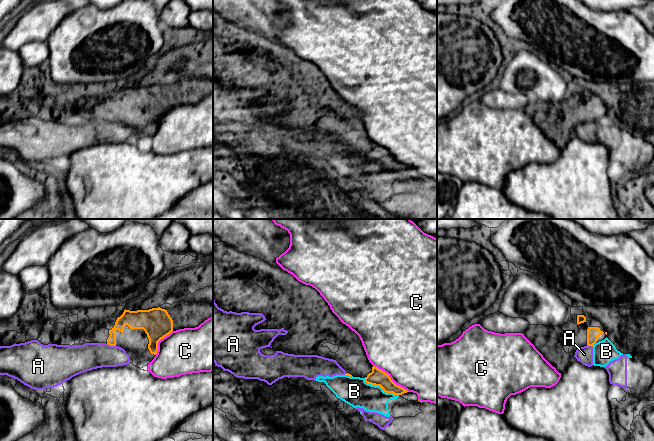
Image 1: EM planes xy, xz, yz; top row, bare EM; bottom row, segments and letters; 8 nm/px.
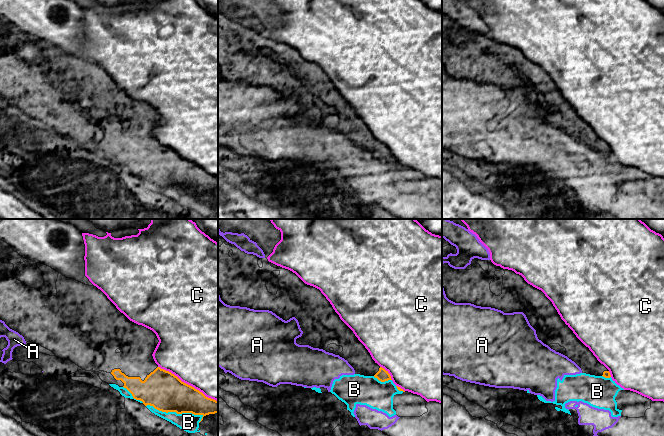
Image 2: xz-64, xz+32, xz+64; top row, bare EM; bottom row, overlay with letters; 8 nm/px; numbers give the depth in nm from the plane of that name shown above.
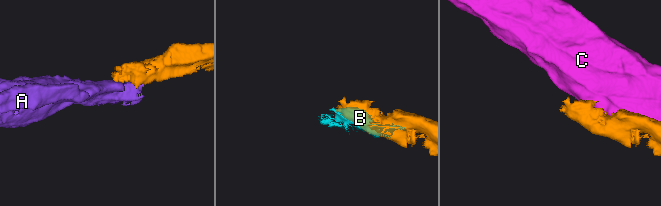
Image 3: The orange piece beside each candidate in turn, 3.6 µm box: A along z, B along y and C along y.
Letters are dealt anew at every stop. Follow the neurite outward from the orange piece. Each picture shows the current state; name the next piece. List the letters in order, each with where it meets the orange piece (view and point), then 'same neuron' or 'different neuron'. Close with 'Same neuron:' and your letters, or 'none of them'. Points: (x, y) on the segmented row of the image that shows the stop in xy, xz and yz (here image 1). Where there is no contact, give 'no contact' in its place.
A: meets orange in xy at (111, 345); different neuron
B: meets orange in xz at (380, 386); different neuron
C: meets orange in xz at (390, 378); different neuron
Same neuron: none of them

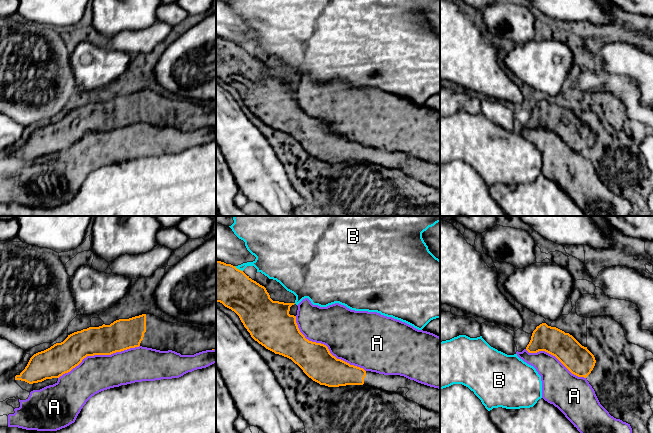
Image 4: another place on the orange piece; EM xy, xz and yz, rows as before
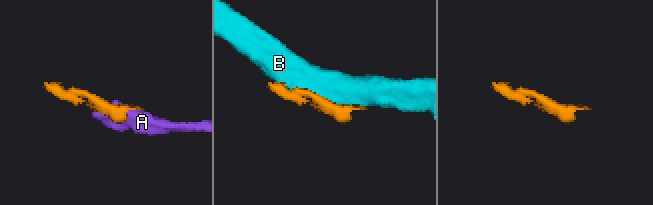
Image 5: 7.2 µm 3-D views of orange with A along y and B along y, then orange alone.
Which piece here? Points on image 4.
A: meets orange in xz at (326, 346); different neuron
B: meets orange in xz at (238, 269); different neuron
Same neuron: none of them

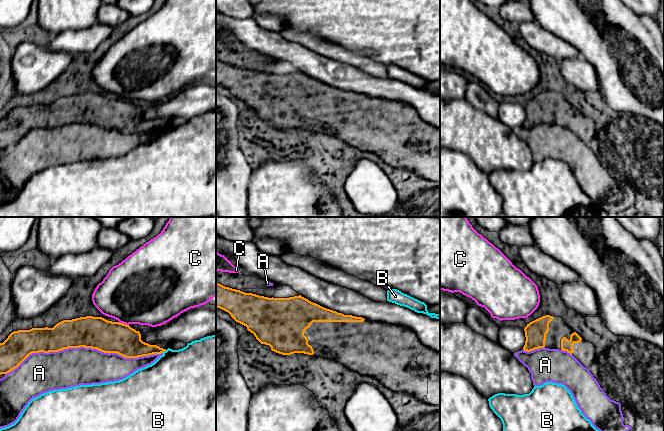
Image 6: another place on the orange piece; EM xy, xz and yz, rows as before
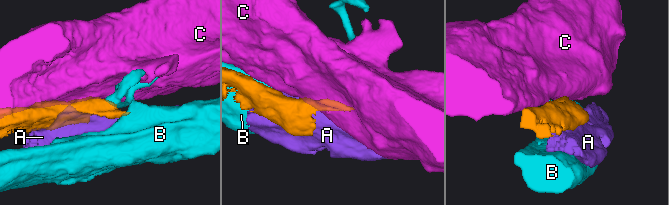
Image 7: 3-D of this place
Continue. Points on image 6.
A: meets orange in xy at (83, 346); different neuron
B: meets orange in xy at (164, 350); different neuron
C: meets orange in xy at (122, 323); different neuron
Same neuron: none of them

